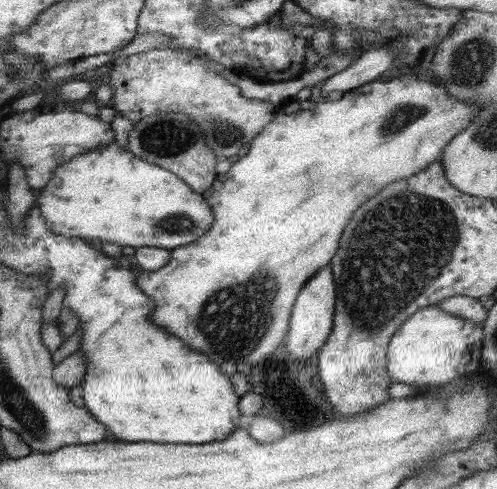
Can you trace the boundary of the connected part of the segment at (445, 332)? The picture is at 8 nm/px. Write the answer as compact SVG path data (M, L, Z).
M435 305L421 308L411 318L407 318L403 326L399 326L391 335L386 354L387 374L391 382L402 382L417 387L425 386L429 393L441 390L445 383L451 382L455 377L473 373L479 369L481 339L481 324L446 314Z

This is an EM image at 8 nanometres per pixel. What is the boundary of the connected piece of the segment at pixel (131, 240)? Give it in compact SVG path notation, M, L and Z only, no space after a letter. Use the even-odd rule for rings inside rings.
M114 141L105 148L76 154L63 166L55 168L53 180L47 182L47 186L41 190L41 196L37 198L47 230L57 236L79 236L83 240L97 238L99 242L115 242L119 246L131 246L134 249L159 246L163 250L173 250L177 246L195 242L195 238L200 240L215 220L207 202L200 194L190 190L178 176L133 156L127 150L119 150Z

